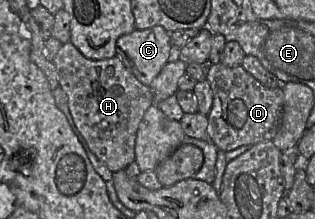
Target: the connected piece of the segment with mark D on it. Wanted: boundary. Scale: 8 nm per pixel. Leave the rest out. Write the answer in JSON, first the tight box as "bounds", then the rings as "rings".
{"bounds":[206,64,284,152],"rings":[[[208,64],[206,79],[213,94],[208,114],[208,137],[218,150],[229,152],[244,145],[272,141],[281,123],[284,93],[281,88],[266,88],[242,66]]]}

